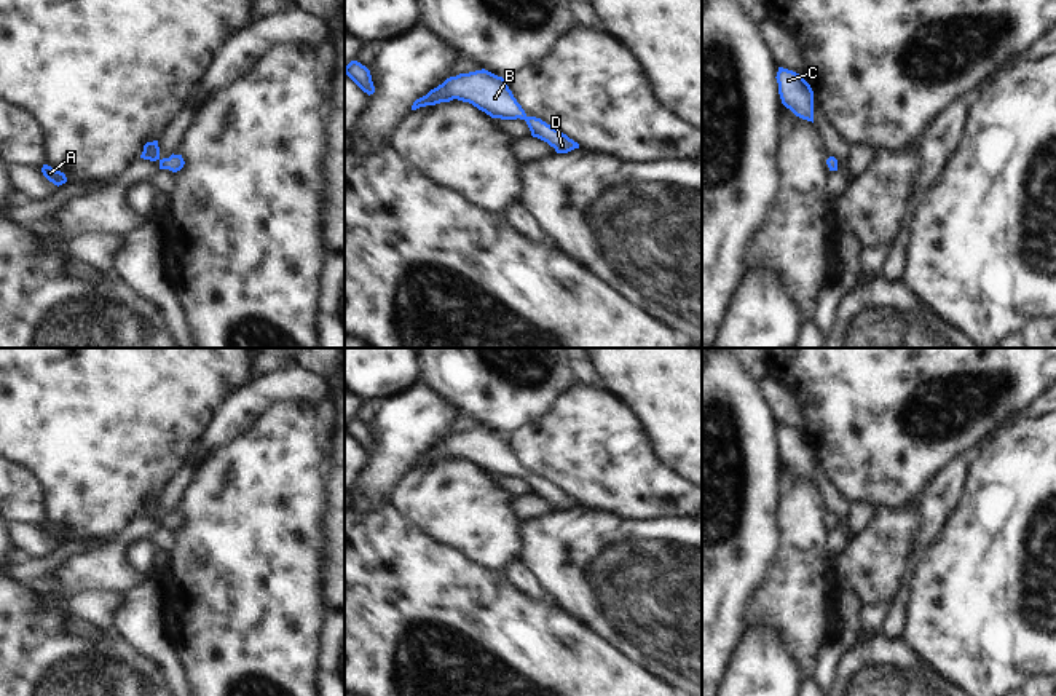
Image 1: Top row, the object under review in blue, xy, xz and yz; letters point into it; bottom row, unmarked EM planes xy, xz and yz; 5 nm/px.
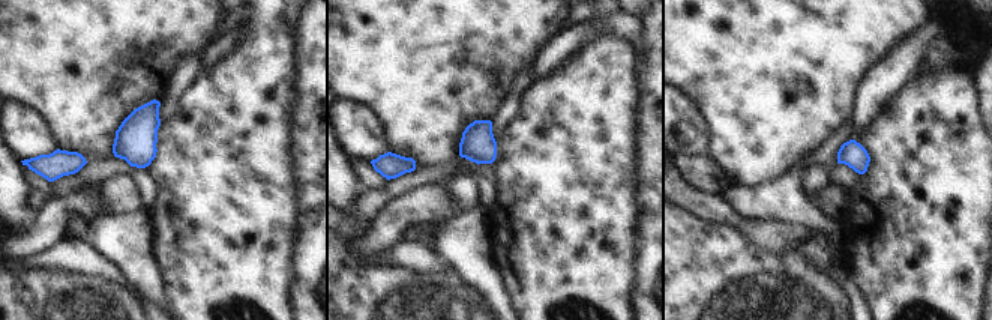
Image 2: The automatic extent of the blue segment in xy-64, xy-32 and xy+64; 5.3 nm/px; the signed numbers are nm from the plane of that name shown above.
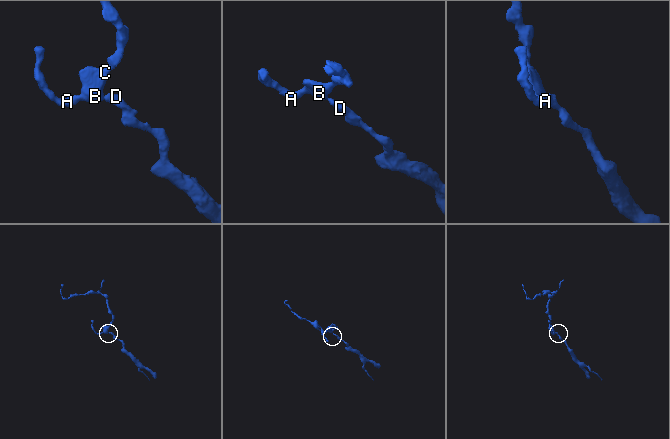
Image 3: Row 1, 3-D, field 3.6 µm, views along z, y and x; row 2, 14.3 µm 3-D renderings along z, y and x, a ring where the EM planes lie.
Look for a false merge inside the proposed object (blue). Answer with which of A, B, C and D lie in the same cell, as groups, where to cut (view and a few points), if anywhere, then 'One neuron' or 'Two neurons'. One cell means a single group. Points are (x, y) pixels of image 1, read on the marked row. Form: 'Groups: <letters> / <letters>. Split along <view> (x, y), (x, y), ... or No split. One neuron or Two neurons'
Groups: A B C D. No split. One neuron

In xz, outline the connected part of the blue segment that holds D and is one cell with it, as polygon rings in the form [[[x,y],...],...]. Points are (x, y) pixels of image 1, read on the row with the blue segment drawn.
[[[485,69],[447,78],[426,96],[416,99],[412,110],[453,99],[469,102],[491,118],[525,120],[531,136],[547,142],[557,153],[568,153],[579,148],[579,144],[561,131],[552,128],[541,118],[528,117],[506,85],[506,78]]]

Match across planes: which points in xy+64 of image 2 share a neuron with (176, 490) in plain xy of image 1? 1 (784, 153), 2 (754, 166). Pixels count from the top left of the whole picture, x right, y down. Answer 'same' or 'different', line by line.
1: different
2: different

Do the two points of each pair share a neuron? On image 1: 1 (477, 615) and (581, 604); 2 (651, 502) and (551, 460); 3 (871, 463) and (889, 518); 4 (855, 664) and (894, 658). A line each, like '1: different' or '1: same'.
1: different
2: same
3: different
4: same

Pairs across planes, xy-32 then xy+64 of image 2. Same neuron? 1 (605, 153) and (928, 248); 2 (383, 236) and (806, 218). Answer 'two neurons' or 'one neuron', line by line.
1: one neuron
2: one neuron

